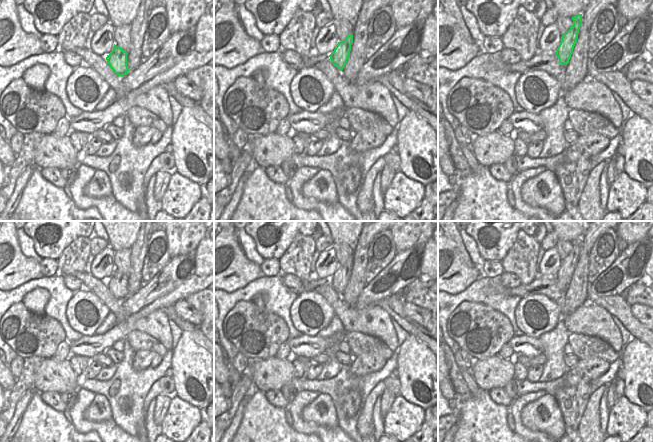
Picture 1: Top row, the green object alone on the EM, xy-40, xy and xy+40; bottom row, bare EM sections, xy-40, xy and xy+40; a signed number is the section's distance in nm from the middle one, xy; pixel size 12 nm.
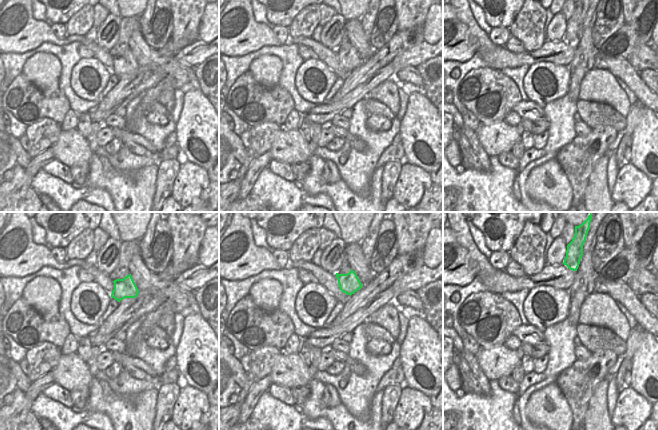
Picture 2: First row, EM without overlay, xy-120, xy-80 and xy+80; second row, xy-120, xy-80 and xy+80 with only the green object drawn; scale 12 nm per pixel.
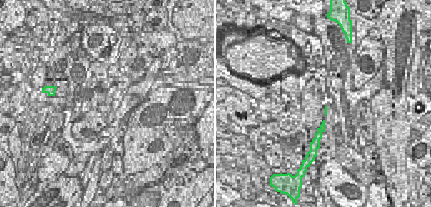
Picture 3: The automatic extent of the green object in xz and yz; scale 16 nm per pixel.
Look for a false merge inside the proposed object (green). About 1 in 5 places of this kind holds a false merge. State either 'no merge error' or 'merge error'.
no merge error

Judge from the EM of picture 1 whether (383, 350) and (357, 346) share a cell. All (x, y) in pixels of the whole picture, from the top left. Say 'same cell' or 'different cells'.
same cell

